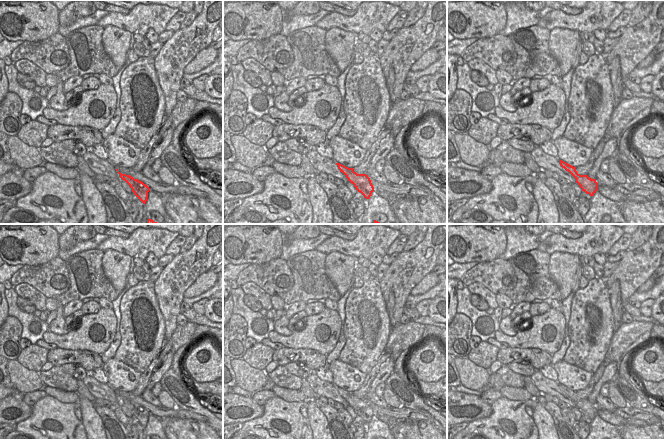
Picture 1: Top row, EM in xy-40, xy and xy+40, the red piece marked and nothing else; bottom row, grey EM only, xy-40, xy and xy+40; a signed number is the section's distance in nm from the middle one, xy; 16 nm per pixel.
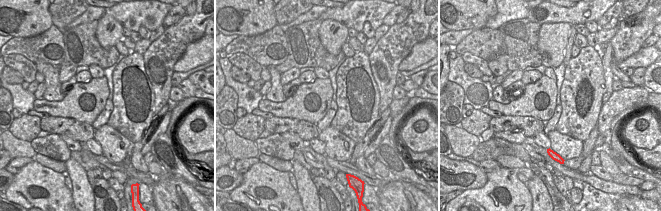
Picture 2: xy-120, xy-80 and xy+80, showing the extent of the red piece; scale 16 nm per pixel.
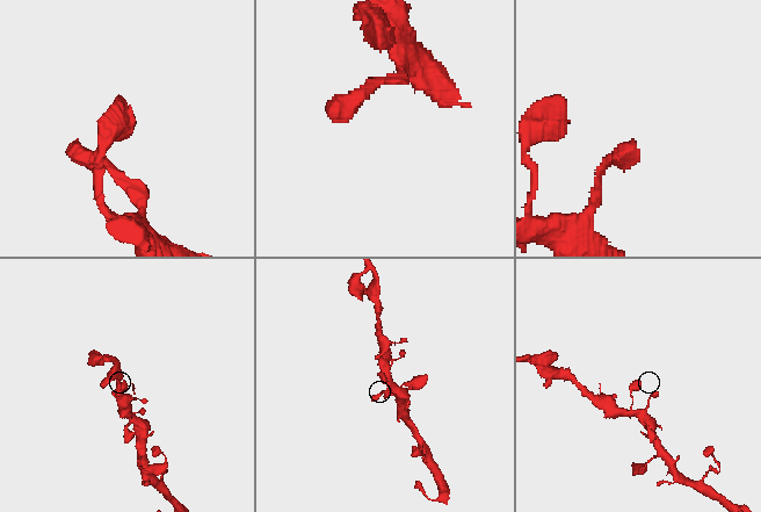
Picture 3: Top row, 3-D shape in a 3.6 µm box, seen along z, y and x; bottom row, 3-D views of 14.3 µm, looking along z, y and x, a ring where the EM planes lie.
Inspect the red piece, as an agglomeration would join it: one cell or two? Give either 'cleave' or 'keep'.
keep

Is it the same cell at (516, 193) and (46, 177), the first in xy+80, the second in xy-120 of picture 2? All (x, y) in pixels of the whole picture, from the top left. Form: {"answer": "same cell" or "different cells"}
{"answer": "same cell"}

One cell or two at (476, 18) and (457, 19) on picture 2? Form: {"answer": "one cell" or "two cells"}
{"answer": "one cell"}

